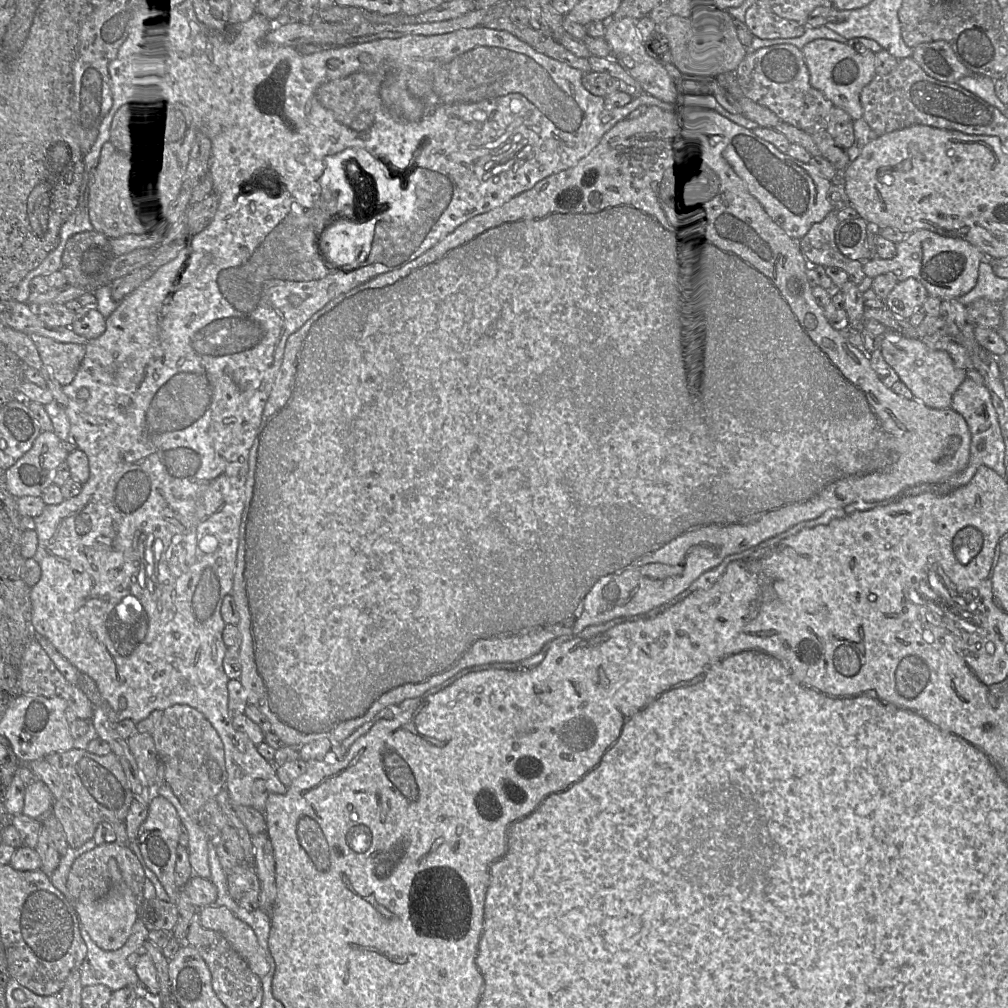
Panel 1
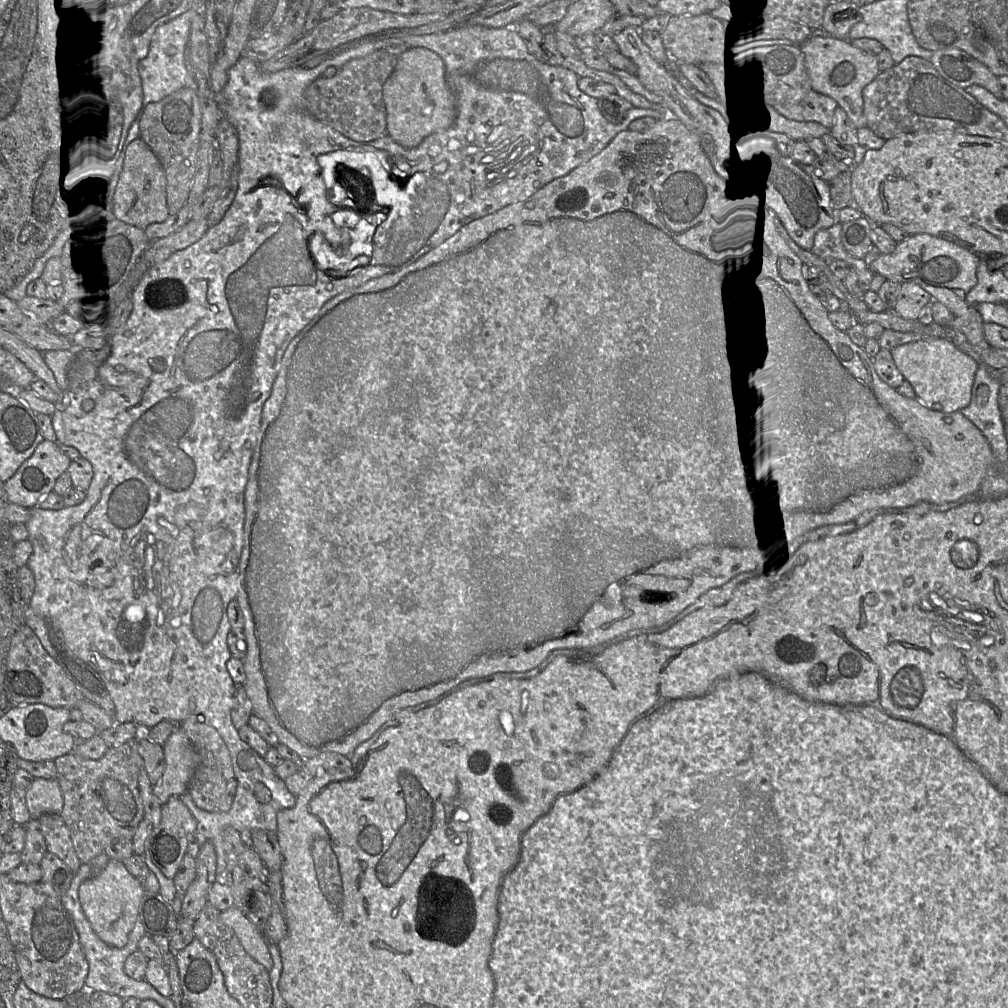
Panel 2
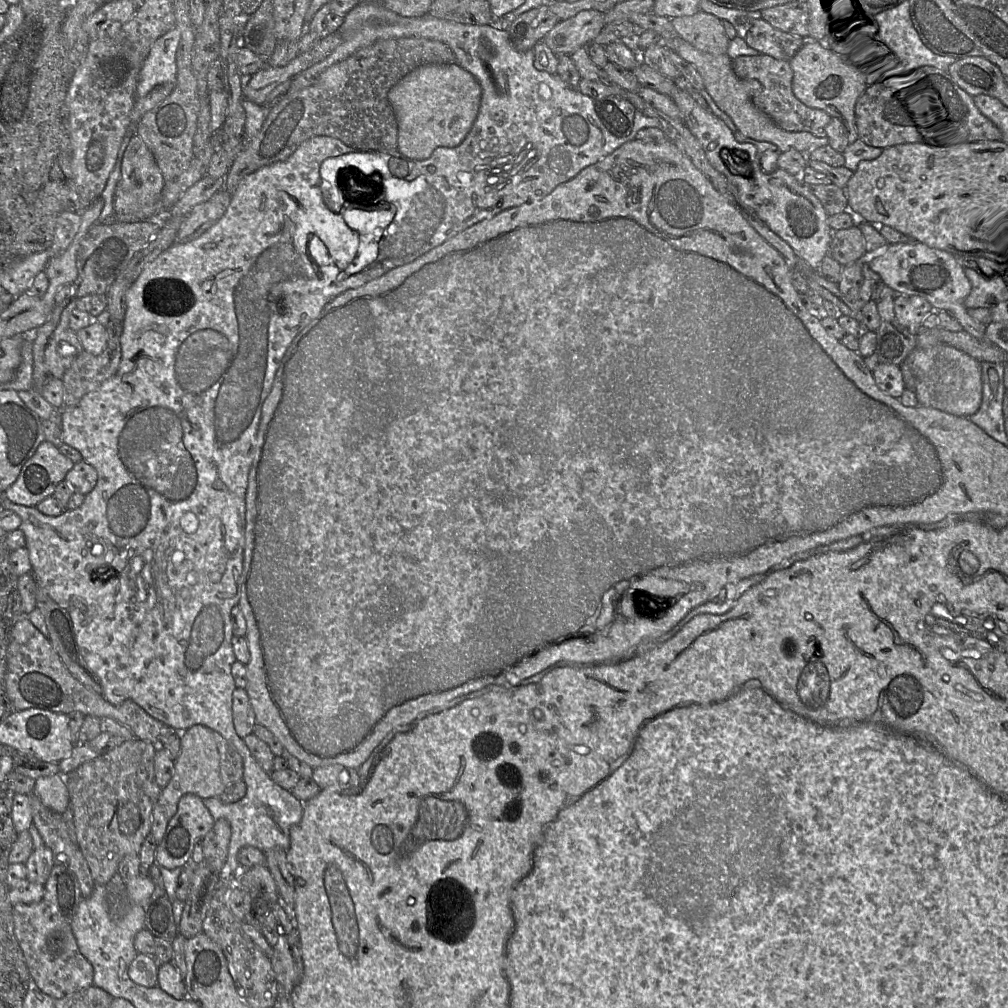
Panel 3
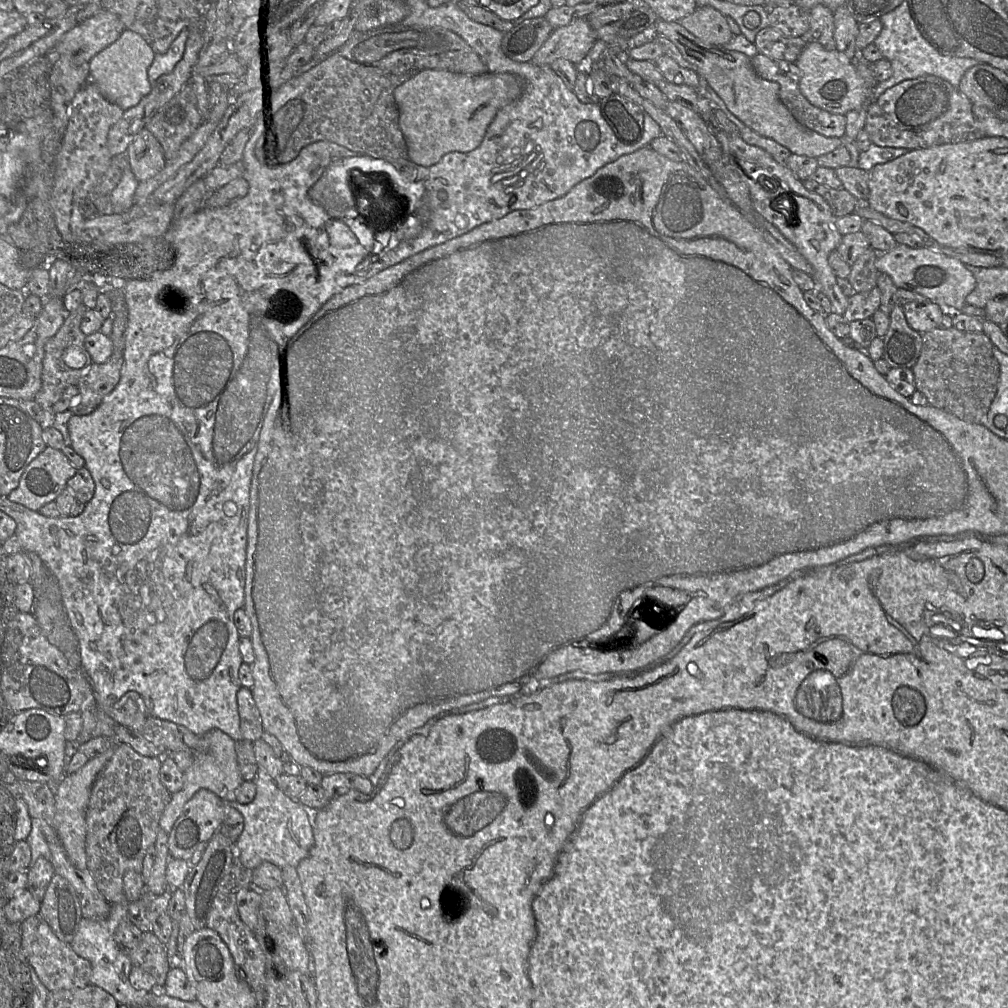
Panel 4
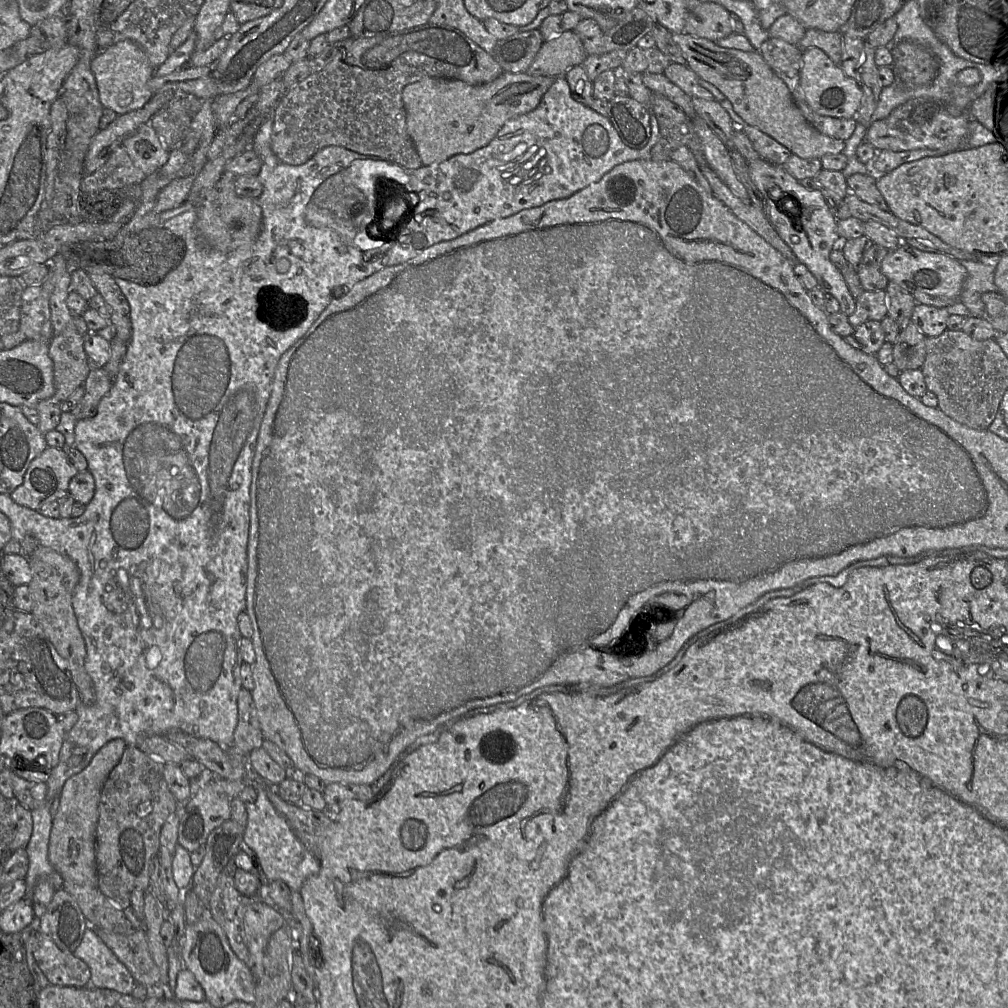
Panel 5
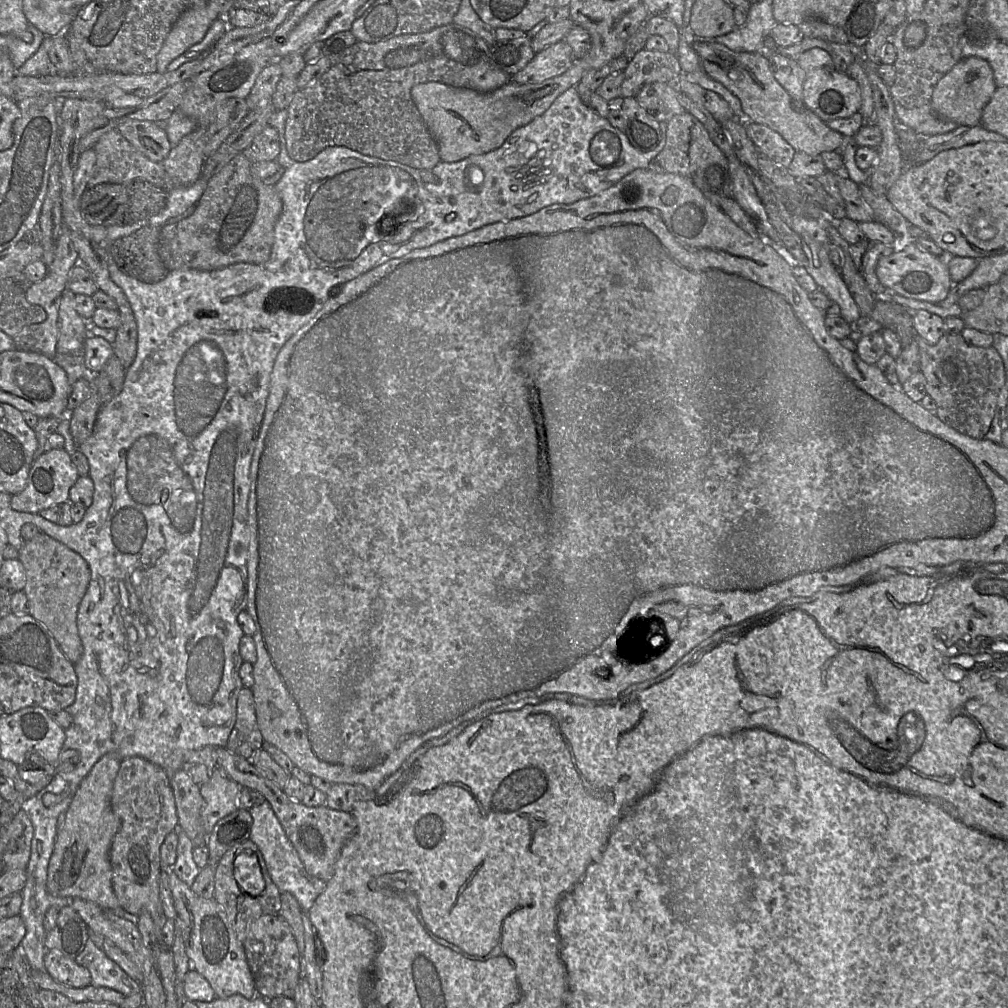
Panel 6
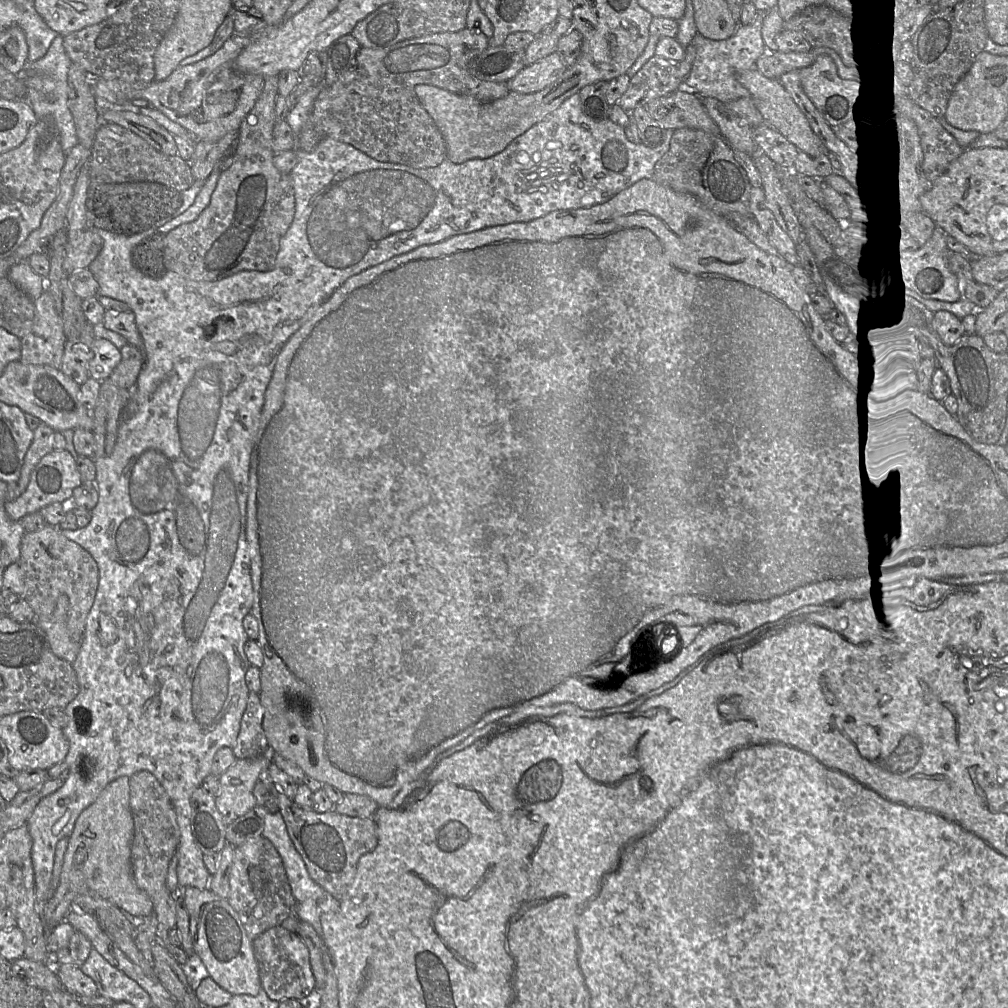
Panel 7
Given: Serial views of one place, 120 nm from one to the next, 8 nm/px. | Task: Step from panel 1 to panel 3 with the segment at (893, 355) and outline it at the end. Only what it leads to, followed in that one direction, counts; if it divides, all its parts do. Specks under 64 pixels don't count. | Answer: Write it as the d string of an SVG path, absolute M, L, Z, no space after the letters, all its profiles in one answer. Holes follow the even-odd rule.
M943 342L927 347L916 347L904 360L910 364L916 379L914 392L919 405L932 407L959 416L969 417L981 403L982 383L980 362Z

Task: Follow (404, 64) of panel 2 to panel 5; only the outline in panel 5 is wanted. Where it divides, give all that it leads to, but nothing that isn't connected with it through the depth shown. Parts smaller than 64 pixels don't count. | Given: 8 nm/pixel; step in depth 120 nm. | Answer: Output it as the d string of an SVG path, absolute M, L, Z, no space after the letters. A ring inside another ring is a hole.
M504 71L495 80L481 85L435 77L408 84L402 92L407 132L423 165L440 163L488 145L508 120L534 110L554 79Z

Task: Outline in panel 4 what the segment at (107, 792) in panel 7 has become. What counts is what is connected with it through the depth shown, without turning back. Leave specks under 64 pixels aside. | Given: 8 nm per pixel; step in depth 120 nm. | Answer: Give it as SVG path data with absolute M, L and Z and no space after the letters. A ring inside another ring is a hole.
M116 744L101 755L91 758L82 768L72 774L66 774L60 780L55 793L54 829L62 842L70 861L78 869L87 869L86 857L86 812L91 790L98 774L113 756Z

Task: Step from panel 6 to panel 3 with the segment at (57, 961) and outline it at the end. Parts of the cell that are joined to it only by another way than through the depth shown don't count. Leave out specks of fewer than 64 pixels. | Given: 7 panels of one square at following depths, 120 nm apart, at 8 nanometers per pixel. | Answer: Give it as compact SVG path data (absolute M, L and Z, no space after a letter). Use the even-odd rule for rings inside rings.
M44 900L31 904L14 904L12 915L15 936L31 979L43 993L59 999L92 985L93 967L80 953L71 923Z

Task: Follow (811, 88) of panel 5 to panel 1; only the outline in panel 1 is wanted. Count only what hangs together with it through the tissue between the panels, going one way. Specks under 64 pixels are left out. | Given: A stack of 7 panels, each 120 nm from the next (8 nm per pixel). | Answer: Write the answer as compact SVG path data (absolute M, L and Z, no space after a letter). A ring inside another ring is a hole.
M823 38L806 43L801 52L809 74L810 85L823 93L834 106L847 112L853 120L862 118L860 95L862 89L876 75L875 53L859 49L848 42L841 43Z

